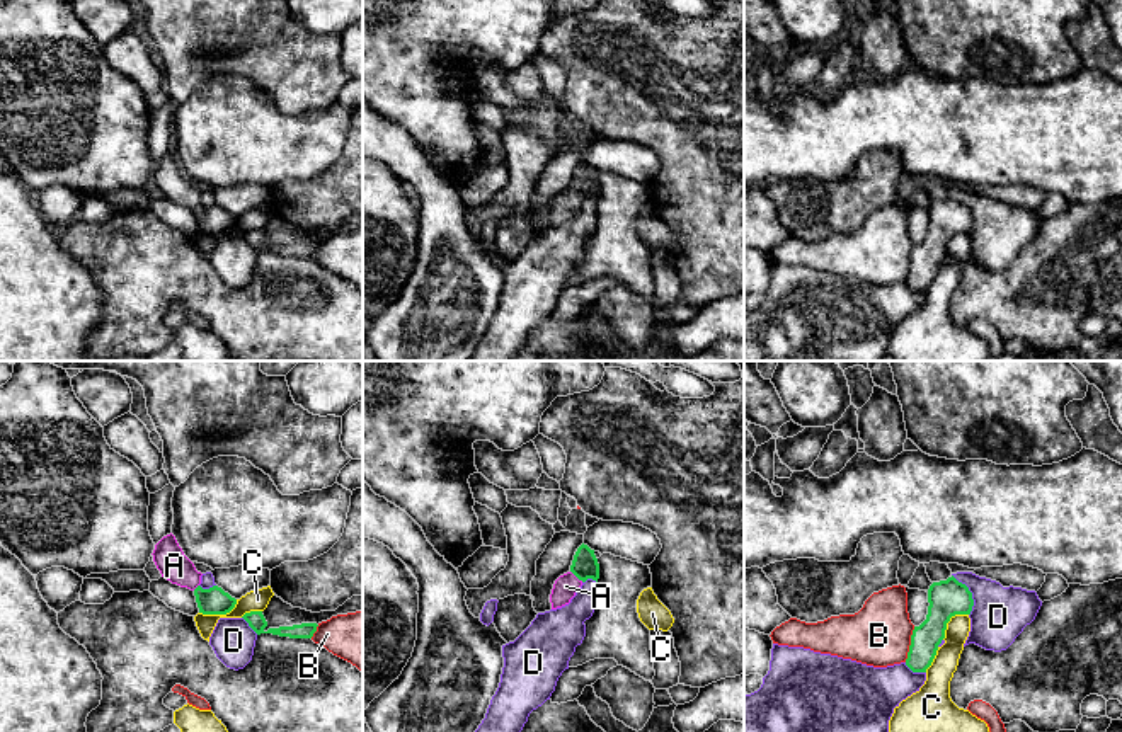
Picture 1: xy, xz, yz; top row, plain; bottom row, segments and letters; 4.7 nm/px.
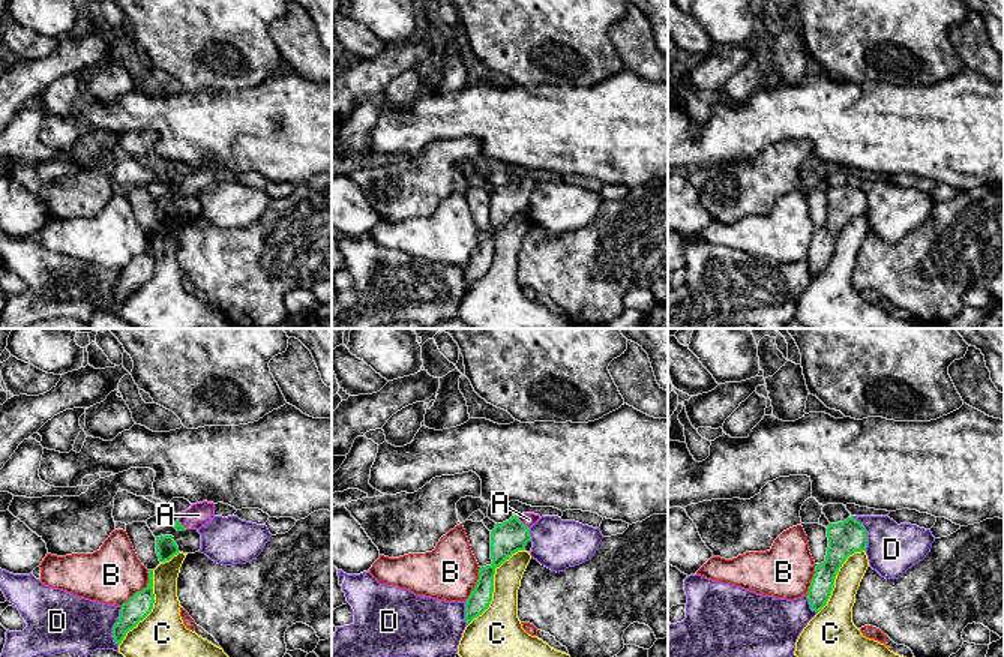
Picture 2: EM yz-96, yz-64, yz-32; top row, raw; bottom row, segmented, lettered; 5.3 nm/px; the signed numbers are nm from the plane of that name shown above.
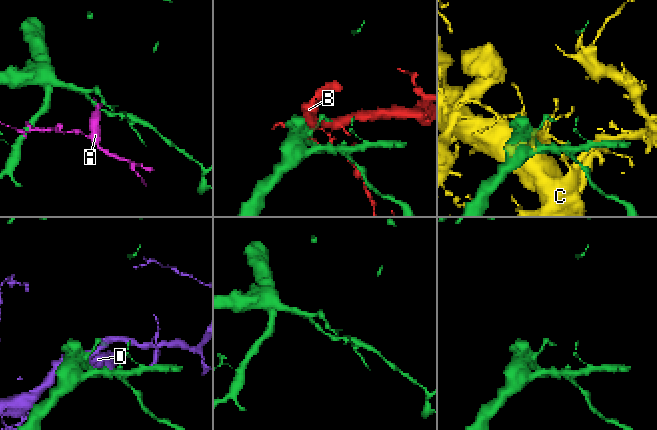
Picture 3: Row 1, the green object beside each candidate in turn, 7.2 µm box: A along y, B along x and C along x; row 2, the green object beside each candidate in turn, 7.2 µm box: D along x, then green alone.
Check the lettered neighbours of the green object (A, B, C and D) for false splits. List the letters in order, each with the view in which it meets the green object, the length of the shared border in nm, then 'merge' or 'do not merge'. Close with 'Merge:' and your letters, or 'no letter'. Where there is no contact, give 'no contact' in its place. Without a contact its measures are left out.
A: xz | 80 nm | merge
B: yz | 180 nm | do not merge
C: xy | 200 nm | do not merge
D: yz | 220 nm | do not merge
Merge: A

